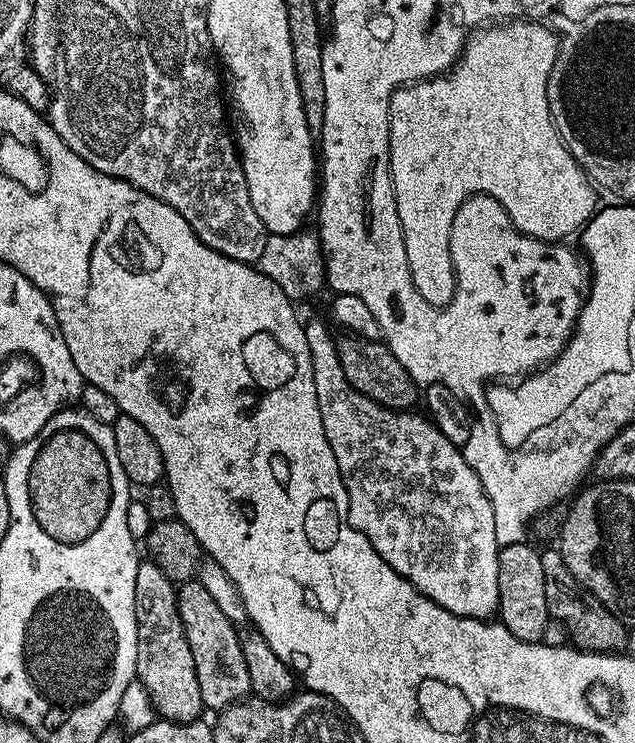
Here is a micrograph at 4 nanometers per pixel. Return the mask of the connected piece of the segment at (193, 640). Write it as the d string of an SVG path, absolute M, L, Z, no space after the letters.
M195 578L179 585L176 597L180 621L186 630L186 642L190 642L190 654L194 654L194 670L198 674L198 690L202 690L205 709L223 710L245 699L252 687L237 625L232 624L226 614L222 614L222 609L206 591L206 586L202 586Z

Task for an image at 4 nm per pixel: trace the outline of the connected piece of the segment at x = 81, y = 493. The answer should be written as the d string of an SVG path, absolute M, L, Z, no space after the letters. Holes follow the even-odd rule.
M62 434L58 438L54 438L52 444L48 446L48 450L44 450L40 454L30 477L32 500L34 500L36 514L38 514L38 528L46 528L50 532L50 538L56 532L66 534L66 510L86 508L96 486L100 490L106 490L104 464L98 462L98 458L96 458L98 454L90 448L90 444L84 442L84 438L80 438L80 436L78 436L78 444L76 444L76 438L68 440L68 434ZM76 446L82 450L76 450ZM76 452L80 452L80 456L76 456ZM56 488L68 488L68 492L56 492Z

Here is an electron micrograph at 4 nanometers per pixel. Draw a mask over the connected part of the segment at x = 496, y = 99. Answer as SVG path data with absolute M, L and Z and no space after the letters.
M516 18L511 22L492 22L475 29L469 35L464 42L464 49L460 52L459 60L447 72L403 85L392 93L388 103L388 165L392 175L392 193L400 223L400 239L406 242L406 262L410 266L410 278L414 282L414 290L422 294L422 298L430 306L447 308L456 293L456 271L452 265L452 227L462 202L466 202L471 196L482 195L494 198L506 210L506 214L512 220L512 225L525 236L553 242L567 241L569 239L567 236L574 235L575 237L598 208L595 192L597 189L584 172L584 166L572 157L570 150L564 145L564 140L556 129L556 123L552 121L551 111L544 110L535 116L530 109L524 108L520 112L520 120L516 120L516 104L547 105L549 103L550 77L556 61L557 47L557 33L553 32L547 24L523 18Z

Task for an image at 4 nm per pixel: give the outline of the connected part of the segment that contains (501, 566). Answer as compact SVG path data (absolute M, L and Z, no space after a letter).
M528 542L519 544L505 544L498 554L498 620L518 638L527 644L539 644L542 638L542 630L546 630L546 622L550 619L546 606L546 578L542 578L542 558L537 549L532 549Z

